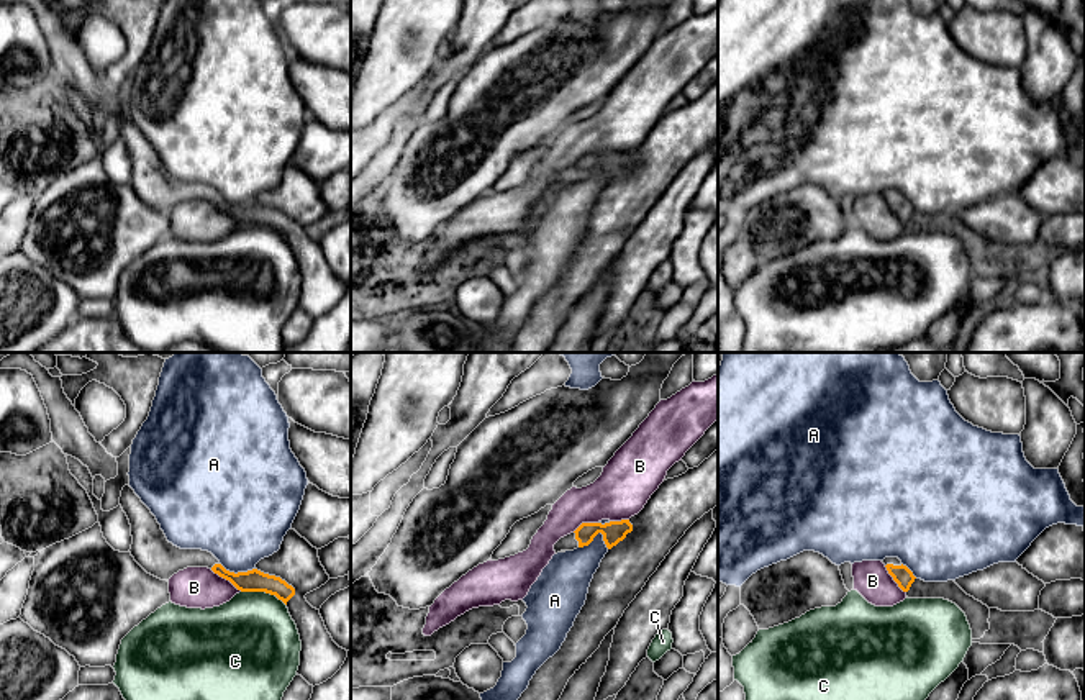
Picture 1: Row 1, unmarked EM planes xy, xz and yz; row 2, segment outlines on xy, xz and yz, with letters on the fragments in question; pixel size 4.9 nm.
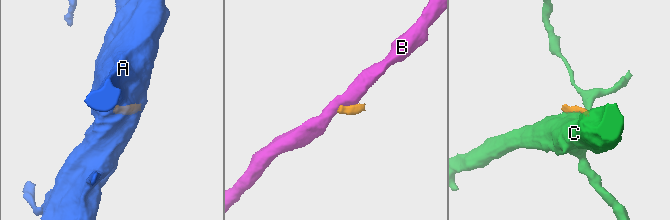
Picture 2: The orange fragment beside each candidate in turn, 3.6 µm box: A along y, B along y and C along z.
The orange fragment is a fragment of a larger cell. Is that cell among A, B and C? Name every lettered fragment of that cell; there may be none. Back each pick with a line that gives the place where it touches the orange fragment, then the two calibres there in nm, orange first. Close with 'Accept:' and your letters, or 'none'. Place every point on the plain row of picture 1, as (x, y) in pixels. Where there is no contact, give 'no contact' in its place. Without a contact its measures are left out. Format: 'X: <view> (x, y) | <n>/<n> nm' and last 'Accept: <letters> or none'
Accept: none

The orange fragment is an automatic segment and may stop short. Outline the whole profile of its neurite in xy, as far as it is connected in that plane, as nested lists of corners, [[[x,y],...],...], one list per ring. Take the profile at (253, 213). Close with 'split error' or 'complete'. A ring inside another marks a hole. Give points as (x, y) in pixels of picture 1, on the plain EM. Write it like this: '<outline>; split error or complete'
[[[125,118],[120,138],[131,157],[131,189],[151,208],[167,213],[187,200],[208,200],[241,225],[266,225],[282,233],[297,257],[302,284],[297,307],[310,318],[331,311],[344,297],[347,284],[328,266],[320,243],[305,228],[329,213],[320,195],[318,182],[295,162],[284,169],[280,182],[261,192],[252,203],[229,205],[208,184],[180,182],[167,174],[151,143],[129,118]]]; split error

